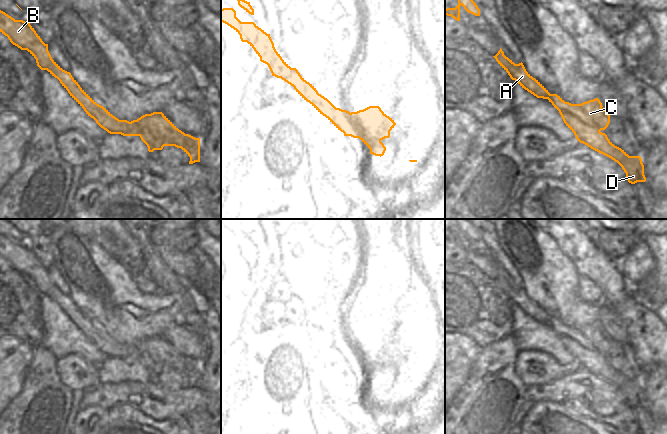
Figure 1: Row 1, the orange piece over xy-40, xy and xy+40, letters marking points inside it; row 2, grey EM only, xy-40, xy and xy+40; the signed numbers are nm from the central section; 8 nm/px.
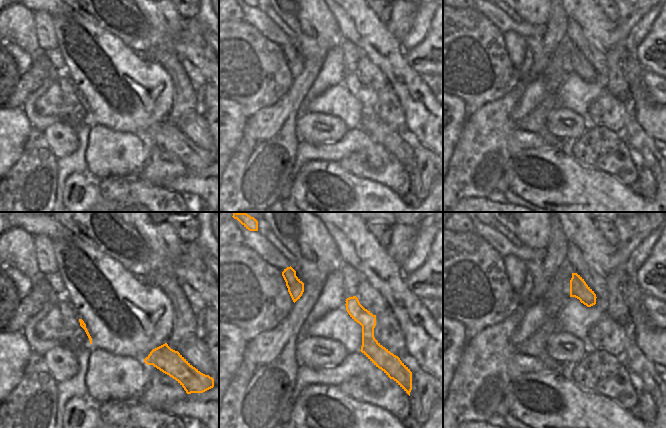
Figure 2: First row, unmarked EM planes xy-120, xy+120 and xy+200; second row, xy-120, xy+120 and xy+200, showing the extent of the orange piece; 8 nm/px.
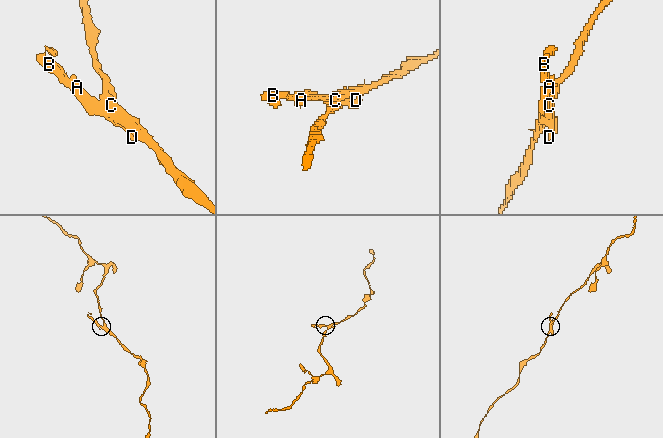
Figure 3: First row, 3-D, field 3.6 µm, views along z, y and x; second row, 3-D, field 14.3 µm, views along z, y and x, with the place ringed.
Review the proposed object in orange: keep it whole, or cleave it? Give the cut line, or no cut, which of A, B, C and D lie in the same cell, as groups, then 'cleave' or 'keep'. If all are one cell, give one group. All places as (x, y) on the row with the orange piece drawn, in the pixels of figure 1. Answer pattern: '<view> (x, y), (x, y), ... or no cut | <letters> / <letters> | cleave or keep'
xy+40 (558, 110), (574, 114), (585, 125), (587, 131), (599, 132) | A B D / C | cleave

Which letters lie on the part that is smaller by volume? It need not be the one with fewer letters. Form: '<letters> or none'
A, B, D

